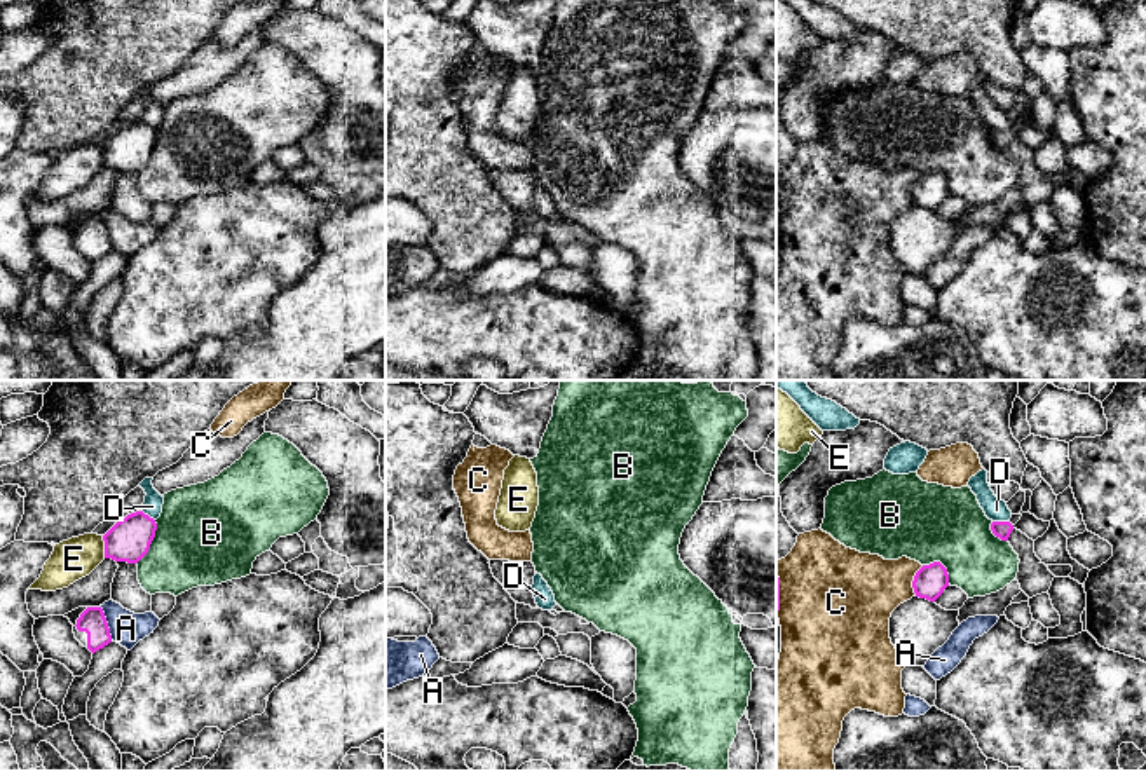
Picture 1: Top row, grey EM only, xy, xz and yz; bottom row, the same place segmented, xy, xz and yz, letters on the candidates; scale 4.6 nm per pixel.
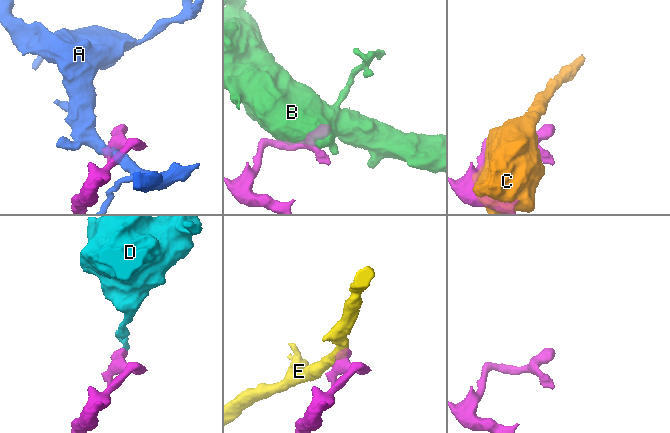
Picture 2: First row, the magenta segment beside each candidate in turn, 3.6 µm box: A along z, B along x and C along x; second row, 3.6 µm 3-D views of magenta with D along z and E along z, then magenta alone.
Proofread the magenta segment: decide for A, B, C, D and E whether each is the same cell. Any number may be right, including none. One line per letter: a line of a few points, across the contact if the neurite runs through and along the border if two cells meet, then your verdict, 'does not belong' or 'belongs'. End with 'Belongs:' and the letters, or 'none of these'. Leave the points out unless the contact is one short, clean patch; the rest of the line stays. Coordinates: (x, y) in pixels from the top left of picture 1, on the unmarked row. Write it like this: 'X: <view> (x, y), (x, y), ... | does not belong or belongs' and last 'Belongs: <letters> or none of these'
A: does not belong
B: does not belong
C: does not belong
D: yz (993, 129), (1009, 131) | does not belong
E: xy (102, 145), (105, 166) | does not belong
Belongs: none of these

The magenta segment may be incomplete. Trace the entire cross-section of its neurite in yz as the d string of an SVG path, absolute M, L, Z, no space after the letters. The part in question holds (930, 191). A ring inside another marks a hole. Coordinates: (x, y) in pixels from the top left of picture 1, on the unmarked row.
M940 171L923 174L912 190L916 206L935 211L949 195L947 178Z

